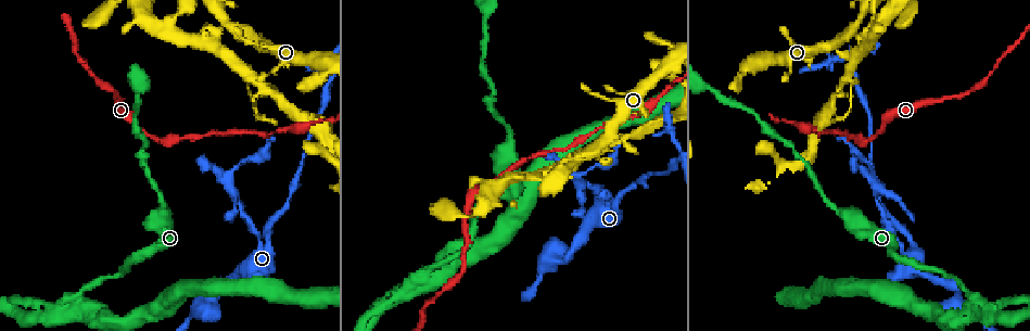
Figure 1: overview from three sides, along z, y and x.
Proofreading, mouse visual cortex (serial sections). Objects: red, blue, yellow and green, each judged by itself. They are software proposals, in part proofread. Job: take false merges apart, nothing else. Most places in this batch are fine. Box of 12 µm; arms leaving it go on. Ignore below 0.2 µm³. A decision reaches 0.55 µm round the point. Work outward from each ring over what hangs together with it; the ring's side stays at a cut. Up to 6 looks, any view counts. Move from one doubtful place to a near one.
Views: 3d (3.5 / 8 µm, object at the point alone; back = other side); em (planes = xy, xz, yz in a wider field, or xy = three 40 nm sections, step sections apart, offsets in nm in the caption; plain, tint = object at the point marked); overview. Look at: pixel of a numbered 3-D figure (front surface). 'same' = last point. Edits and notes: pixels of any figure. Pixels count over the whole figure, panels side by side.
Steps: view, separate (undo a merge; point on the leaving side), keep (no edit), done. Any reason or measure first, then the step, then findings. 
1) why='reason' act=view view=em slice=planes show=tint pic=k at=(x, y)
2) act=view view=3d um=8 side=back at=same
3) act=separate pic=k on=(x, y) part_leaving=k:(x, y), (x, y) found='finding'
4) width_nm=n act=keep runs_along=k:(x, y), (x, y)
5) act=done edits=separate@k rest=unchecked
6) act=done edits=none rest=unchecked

why='three-way junction' act=view view=3d um=8 pic=1 at=(426, 283)

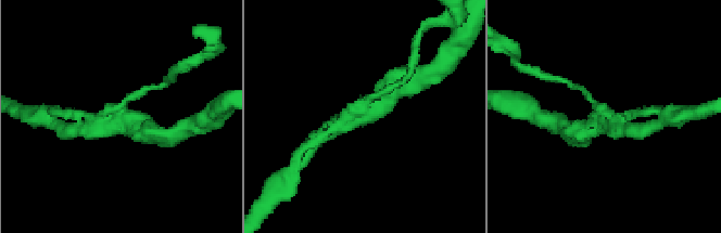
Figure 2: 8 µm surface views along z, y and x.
why='closer look' act=view view=3d um=3.5 pic=2 at=(364, 112)

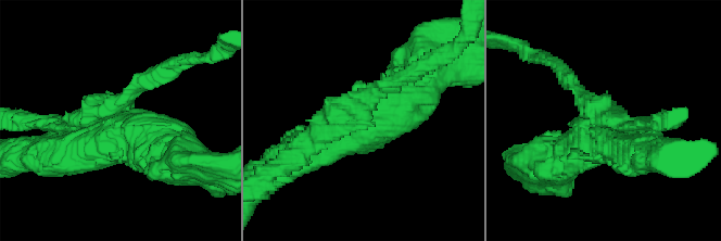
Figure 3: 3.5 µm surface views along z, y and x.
act=view view=em slice=planes show=tint pic=3 at=(368, 125)

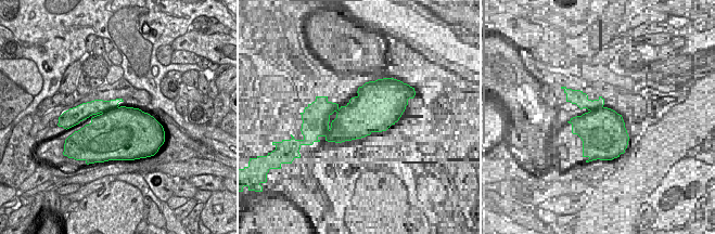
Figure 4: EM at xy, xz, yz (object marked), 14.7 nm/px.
act=keep runs_along=3:(142, 84), (112, 114), (175, 154) found='continuous, no second cell'

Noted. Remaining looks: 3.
why='three-way junction' act=view view=3d um=3.5 pic=1 at=(520, 180)

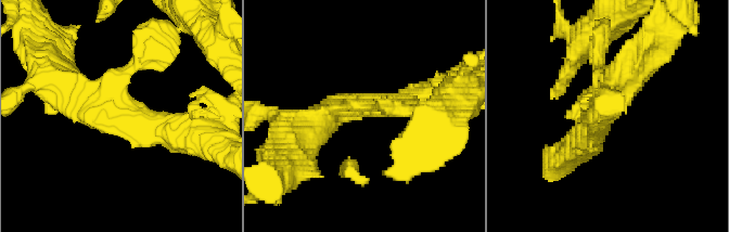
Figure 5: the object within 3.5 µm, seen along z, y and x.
arms=3 arm_widths_nm=250,350,450 why='now the EM' act=view view=em slice=xy step=1 show=tint pic=5 at=(117, 101)

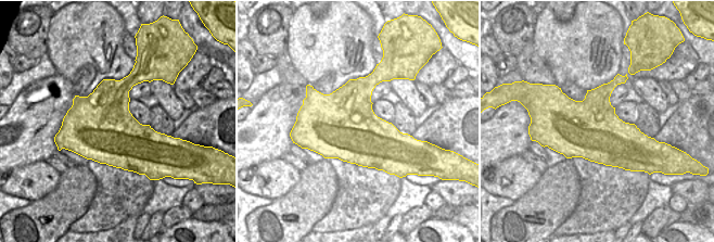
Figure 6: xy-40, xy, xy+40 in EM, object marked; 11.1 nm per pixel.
act=keep runs_along=5:(599, 42), (601, 113), (590, 136) found='all the same cell'

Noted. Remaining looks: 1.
act=done edits=none rest=unchecked

